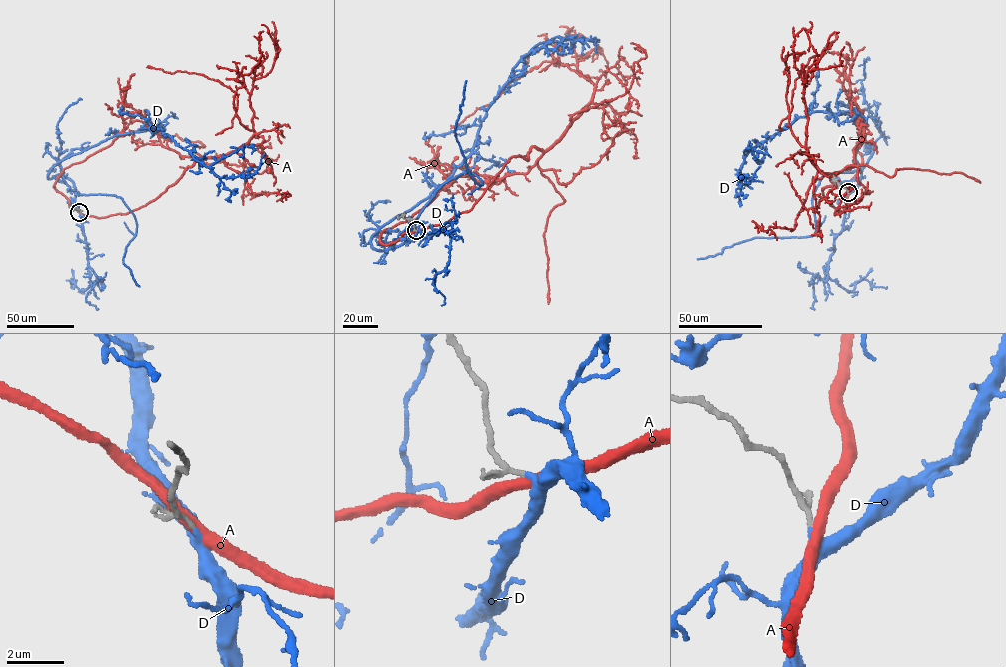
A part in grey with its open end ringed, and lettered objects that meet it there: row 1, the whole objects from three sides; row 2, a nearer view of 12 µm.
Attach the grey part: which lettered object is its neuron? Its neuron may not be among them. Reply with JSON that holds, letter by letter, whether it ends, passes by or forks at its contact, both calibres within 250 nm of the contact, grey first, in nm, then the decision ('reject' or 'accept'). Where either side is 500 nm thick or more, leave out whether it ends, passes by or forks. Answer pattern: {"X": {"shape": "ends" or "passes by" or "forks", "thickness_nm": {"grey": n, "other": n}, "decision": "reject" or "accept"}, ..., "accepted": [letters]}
{"A": {"shape": "passes by", "thickness_nm": {"grey": 160, "other": 400}, "decision": "reject"}, "D": {"shape": "passes by", "thickness_nm": {"grey": 150, "other": 200}, "decision": "accept"}, "accepted": ["D"]}

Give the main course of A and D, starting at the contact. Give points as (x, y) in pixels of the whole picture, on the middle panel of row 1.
A: (416, 230), (469, 211), (511, 157), (550, 149), (596, 87), (557, 58), (546, 61), (450, 128)
D: (416, 230), (411, 239), (378, 230), (428, 198), (468, 157), (486, 109), (521, 57), (564, 38), (599, 40)

